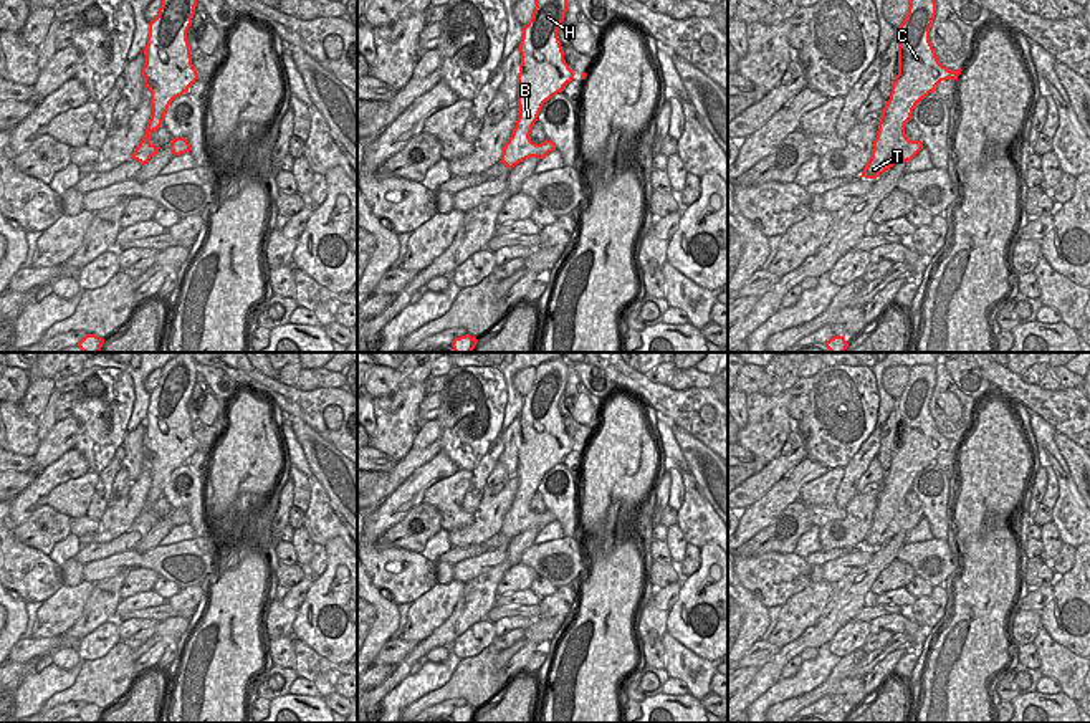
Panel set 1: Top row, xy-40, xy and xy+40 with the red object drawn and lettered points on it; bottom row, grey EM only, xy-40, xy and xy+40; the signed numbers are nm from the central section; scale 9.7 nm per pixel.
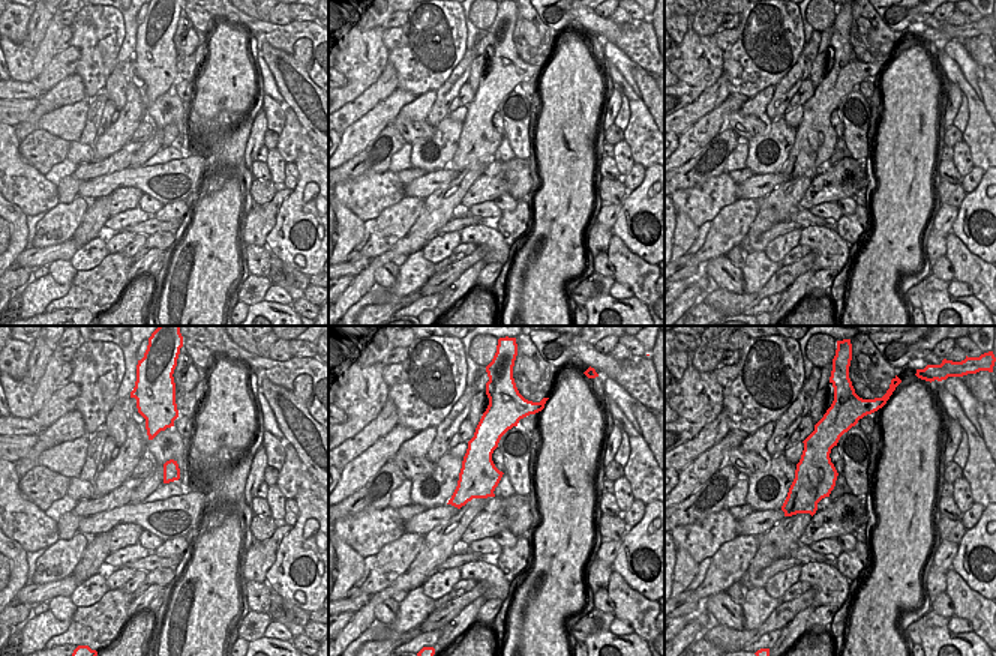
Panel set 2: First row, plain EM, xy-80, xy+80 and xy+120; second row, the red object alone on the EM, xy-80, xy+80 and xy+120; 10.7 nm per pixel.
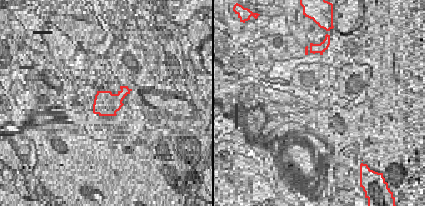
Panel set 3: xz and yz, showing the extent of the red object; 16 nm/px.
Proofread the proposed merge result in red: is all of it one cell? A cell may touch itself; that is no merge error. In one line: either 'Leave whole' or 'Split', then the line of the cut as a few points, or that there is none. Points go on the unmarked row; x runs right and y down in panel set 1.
Leave whole. No split

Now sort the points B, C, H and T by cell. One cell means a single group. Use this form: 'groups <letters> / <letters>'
groups B C H T

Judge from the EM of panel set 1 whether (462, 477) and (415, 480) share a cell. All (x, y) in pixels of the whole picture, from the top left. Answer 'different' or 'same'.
different

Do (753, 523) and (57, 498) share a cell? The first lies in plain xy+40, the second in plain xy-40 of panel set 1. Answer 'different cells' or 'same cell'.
different cells

